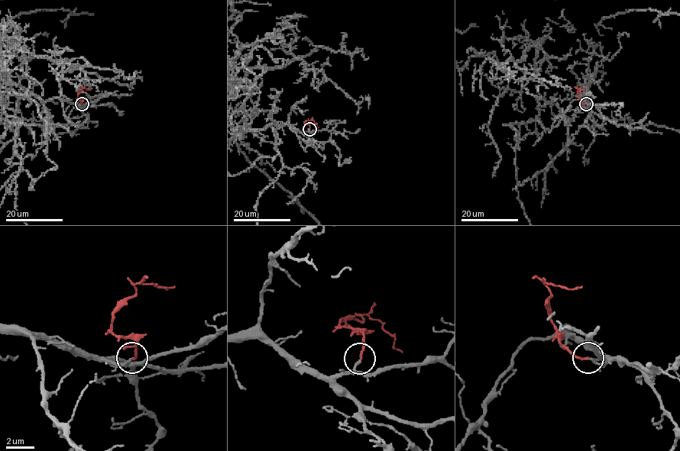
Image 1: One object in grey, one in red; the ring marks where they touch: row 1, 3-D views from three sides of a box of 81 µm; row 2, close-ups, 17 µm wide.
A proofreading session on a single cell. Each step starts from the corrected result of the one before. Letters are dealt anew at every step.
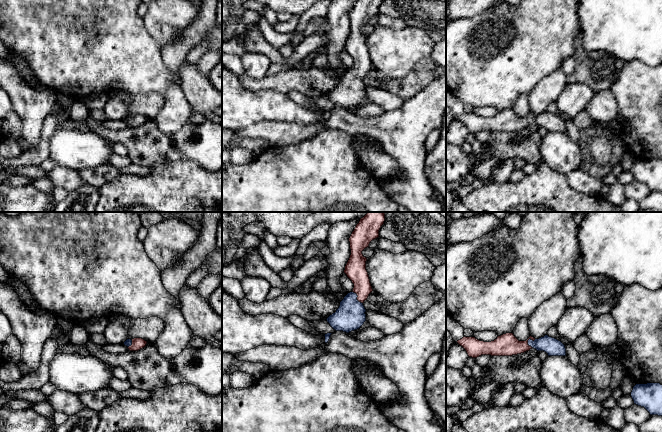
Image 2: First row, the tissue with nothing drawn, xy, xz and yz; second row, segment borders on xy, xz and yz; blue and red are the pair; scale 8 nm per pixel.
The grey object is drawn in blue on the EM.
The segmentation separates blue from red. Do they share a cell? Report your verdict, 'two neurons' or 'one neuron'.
one neuron

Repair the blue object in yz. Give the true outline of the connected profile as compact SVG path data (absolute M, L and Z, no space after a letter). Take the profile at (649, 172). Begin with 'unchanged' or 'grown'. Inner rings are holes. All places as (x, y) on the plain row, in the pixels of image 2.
unchanged; M636 160L631 168L634 180L644 183L650 191L662 192L662 161Z

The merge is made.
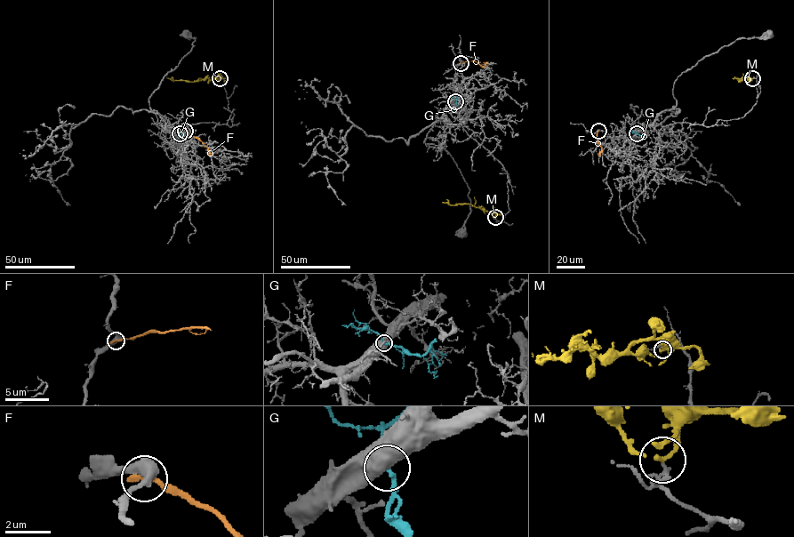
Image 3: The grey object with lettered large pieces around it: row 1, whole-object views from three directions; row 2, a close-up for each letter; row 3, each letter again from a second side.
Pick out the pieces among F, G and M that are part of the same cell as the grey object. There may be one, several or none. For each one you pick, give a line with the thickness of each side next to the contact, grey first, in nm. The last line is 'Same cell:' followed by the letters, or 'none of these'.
G: calibres 550 and 170 nm
Same cell: G

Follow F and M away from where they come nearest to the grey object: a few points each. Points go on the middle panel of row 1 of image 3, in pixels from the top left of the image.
F: (461, 63), (476, 60), (483, 66), (485, 63)
M: (495, 217), (494, 212), (469, 204), (449, 205), (442, 202)

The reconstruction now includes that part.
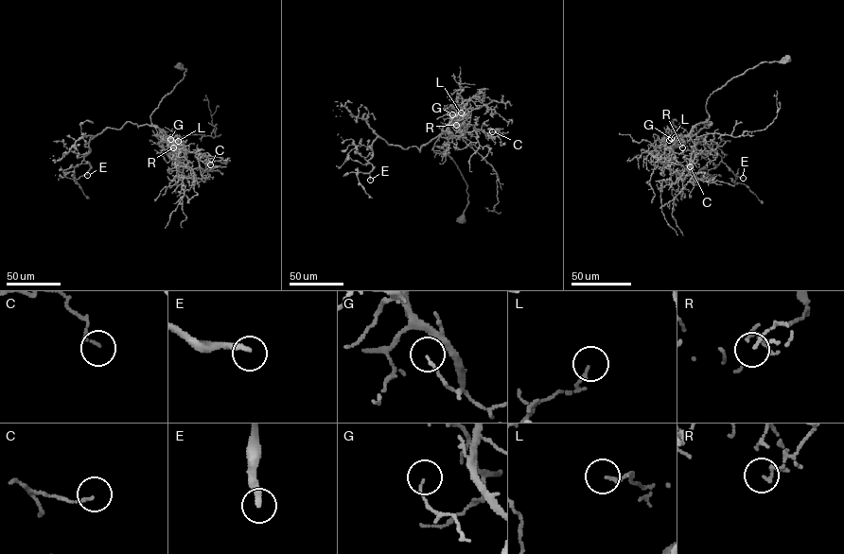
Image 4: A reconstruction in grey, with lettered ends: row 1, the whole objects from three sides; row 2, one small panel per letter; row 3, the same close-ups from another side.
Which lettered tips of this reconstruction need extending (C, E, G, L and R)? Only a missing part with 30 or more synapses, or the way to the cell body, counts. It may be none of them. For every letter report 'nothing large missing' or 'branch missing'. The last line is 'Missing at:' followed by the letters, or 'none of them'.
C: nothing large missing
E: branch missing
G: nothing large missing
L: nothing large missing
R: nothing large missing
Missing at: E

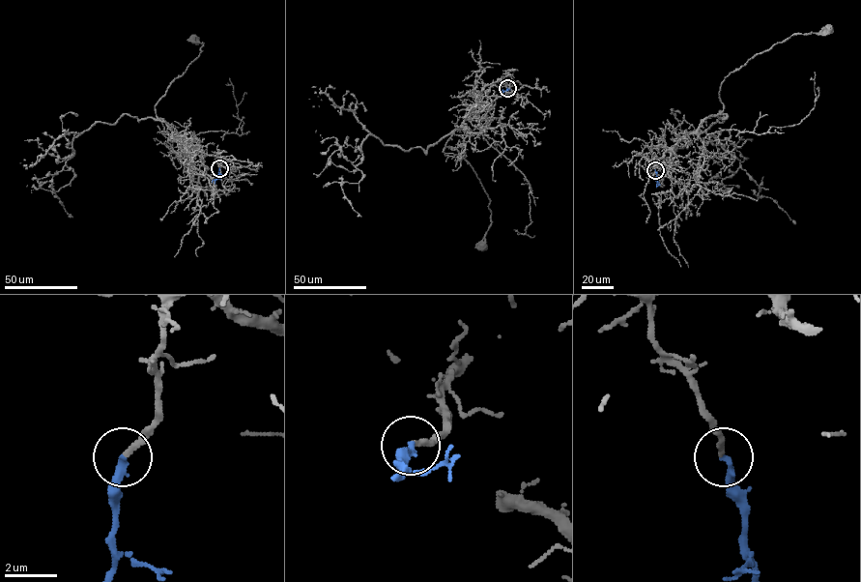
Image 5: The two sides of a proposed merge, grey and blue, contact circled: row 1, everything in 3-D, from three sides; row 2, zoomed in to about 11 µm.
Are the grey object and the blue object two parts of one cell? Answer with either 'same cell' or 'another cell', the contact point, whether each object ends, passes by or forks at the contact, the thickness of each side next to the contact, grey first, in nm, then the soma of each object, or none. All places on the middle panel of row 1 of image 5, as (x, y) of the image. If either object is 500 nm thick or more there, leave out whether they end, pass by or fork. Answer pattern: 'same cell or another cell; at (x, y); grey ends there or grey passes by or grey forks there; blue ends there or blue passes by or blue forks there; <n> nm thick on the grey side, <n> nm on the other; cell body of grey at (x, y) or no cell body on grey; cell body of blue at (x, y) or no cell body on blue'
same cell; at (507, 88); grey ends there; blue ends there; 200 nm thick on the grey side, 280 nm on the other; cell body of grey at (482, 247); no cell body on blue

